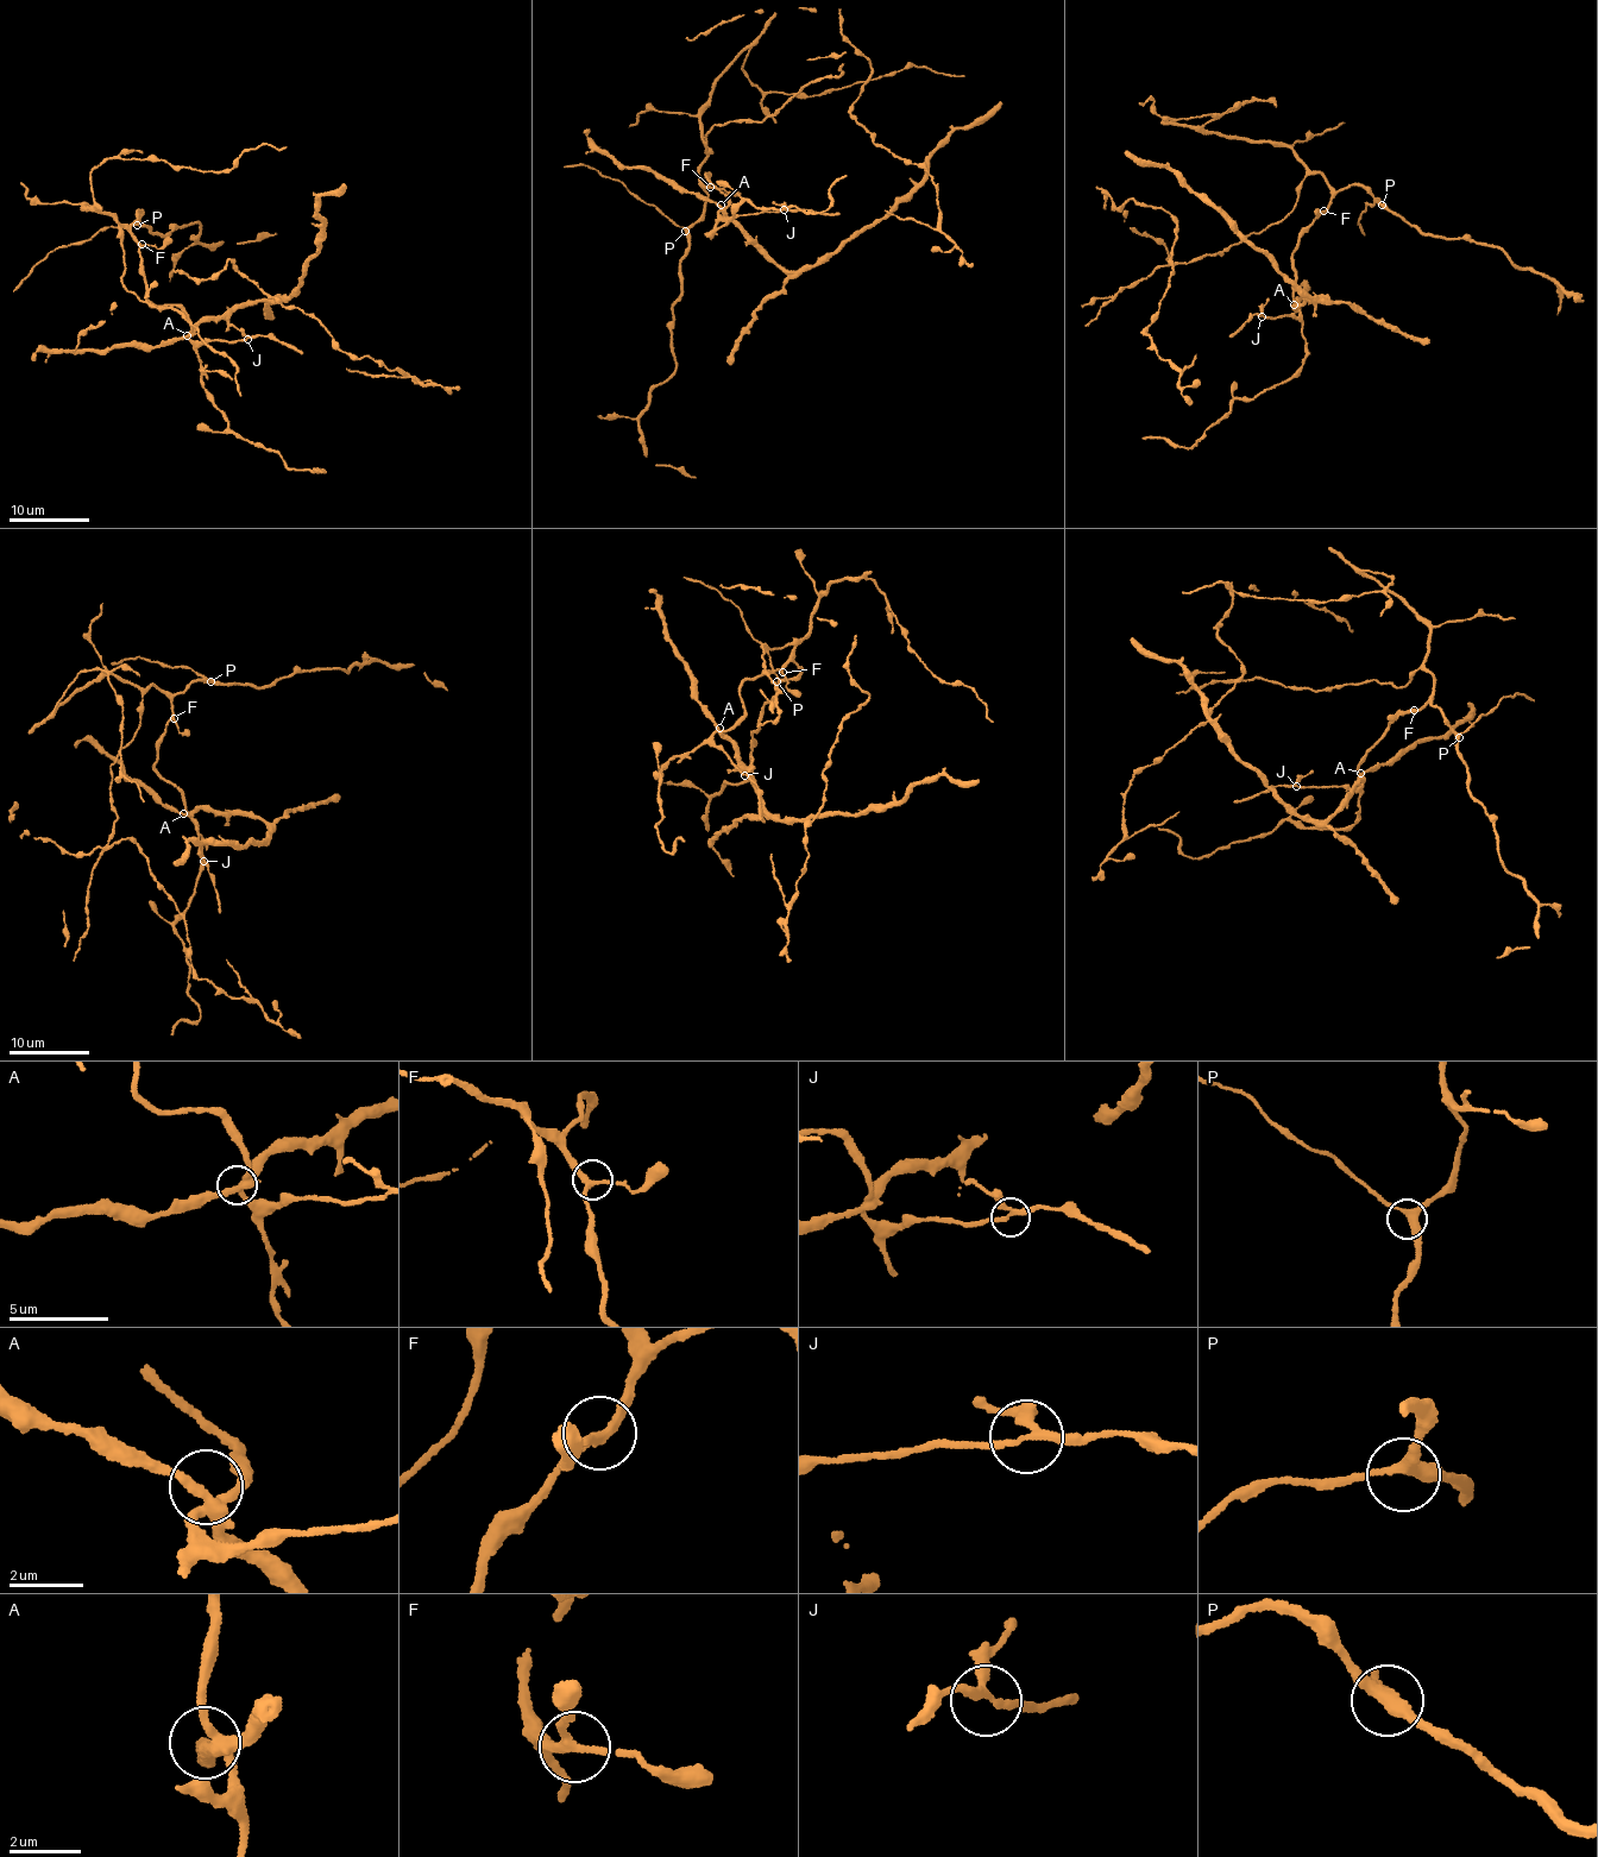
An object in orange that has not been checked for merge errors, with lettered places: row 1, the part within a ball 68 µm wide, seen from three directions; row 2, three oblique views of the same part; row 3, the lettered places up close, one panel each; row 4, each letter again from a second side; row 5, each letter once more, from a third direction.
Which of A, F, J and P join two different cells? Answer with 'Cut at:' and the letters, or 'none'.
Cut at: none

